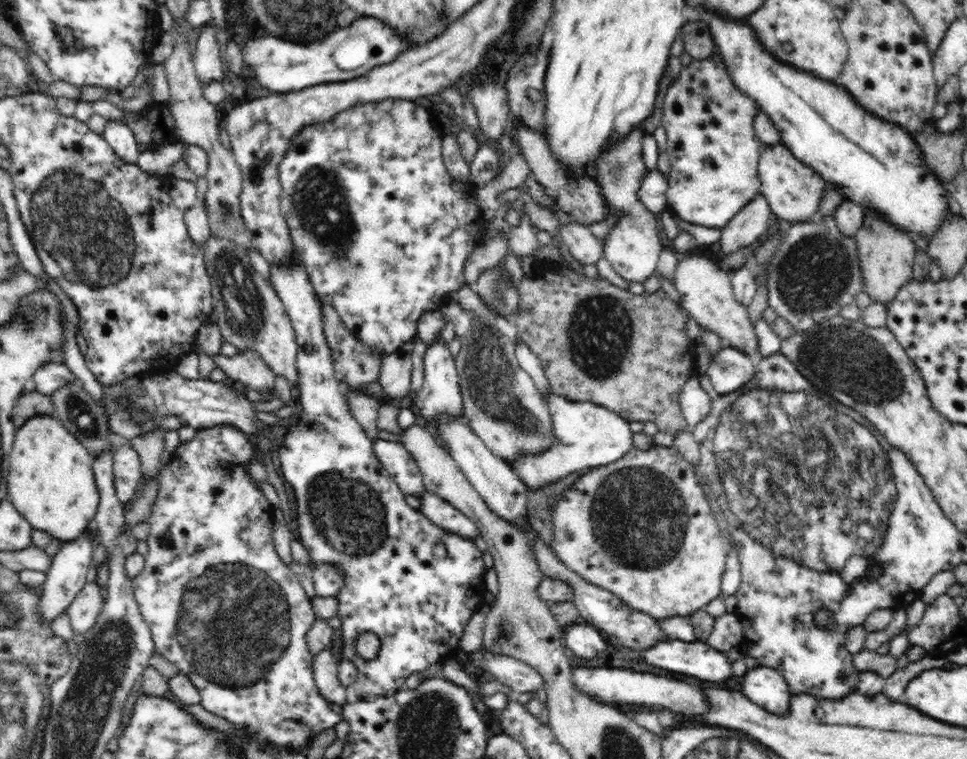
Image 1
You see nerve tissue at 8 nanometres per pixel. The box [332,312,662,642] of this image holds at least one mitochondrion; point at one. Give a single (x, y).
(486, 366)

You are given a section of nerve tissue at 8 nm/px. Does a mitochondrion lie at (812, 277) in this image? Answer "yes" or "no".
yes

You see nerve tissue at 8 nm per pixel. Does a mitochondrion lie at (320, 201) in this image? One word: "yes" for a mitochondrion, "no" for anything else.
yes

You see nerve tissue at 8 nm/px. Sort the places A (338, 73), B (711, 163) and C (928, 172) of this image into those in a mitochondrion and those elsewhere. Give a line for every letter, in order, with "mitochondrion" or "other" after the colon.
A: other
B: other
C: other

